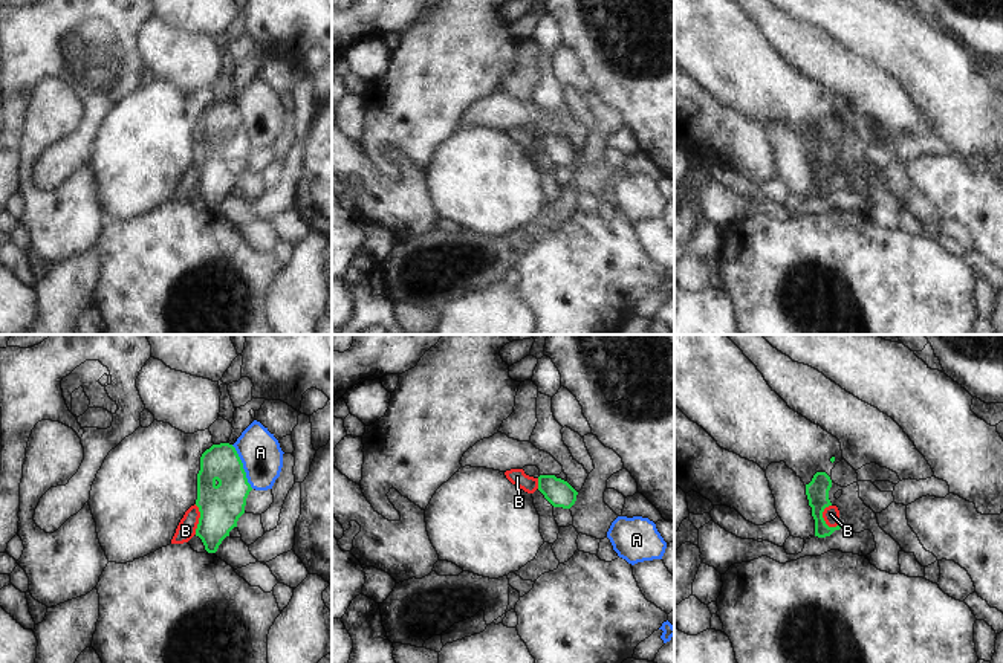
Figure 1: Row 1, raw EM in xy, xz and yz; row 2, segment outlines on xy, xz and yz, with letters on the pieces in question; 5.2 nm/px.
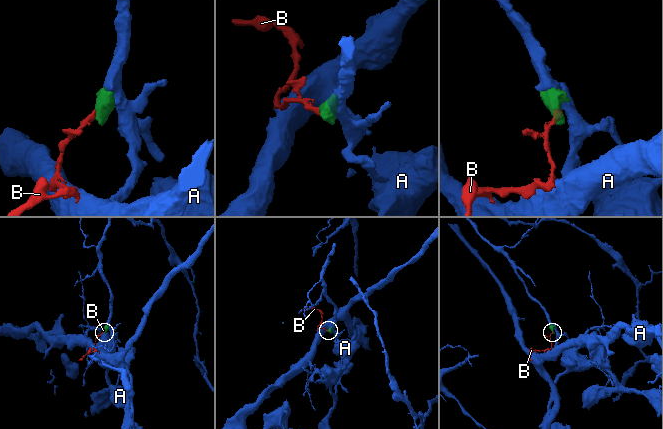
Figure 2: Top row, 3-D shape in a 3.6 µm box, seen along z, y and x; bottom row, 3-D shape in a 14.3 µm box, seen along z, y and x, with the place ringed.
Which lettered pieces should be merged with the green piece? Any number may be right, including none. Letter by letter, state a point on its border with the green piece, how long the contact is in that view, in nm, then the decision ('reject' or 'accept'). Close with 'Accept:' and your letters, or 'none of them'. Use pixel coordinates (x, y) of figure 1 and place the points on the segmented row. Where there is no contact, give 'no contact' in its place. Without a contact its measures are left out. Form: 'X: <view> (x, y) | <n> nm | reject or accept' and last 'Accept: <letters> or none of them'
A: xy (242, 466) | 260 nm | reject
B: yz (824, 521) | 130 nm | reject
Accept: none of them

